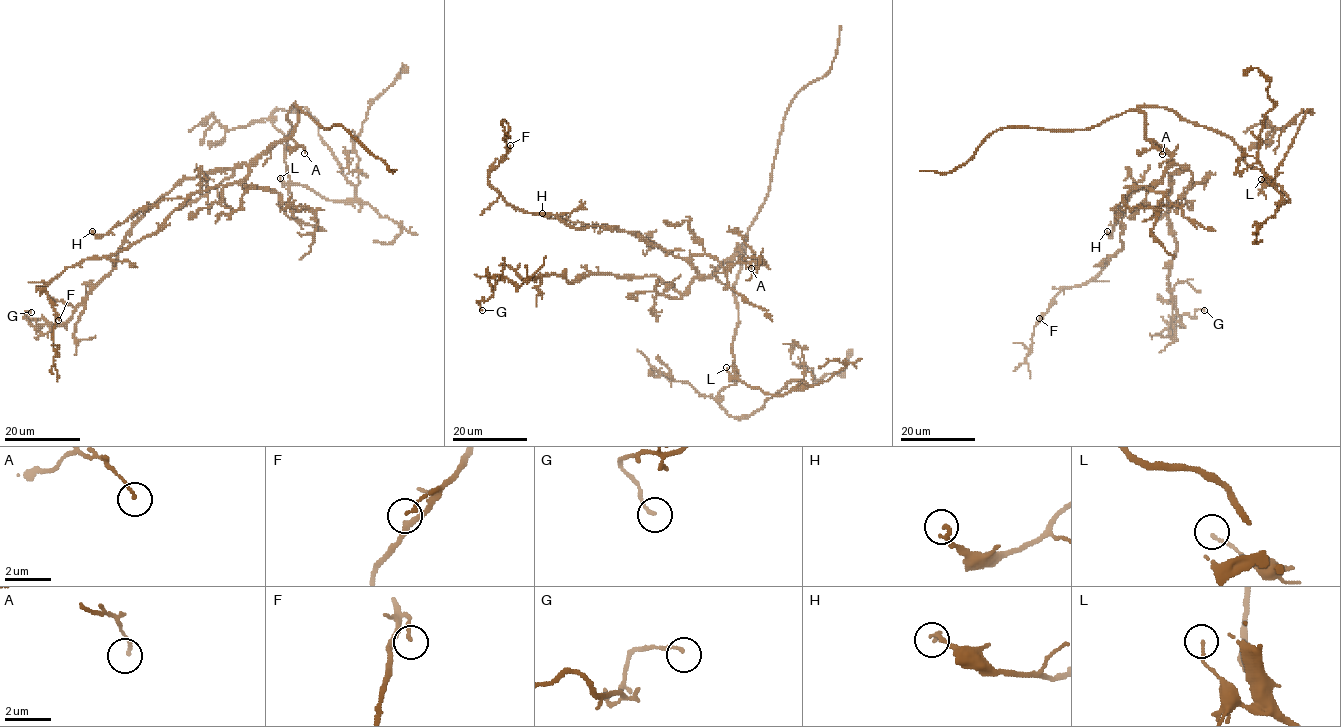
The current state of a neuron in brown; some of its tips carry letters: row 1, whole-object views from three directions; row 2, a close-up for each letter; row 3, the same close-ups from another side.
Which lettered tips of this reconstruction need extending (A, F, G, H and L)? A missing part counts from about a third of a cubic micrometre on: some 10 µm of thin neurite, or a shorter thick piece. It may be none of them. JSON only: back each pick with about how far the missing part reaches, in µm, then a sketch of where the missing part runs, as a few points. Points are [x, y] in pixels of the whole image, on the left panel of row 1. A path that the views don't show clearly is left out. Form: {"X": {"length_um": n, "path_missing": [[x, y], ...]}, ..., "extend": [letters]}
{"extend": []}

